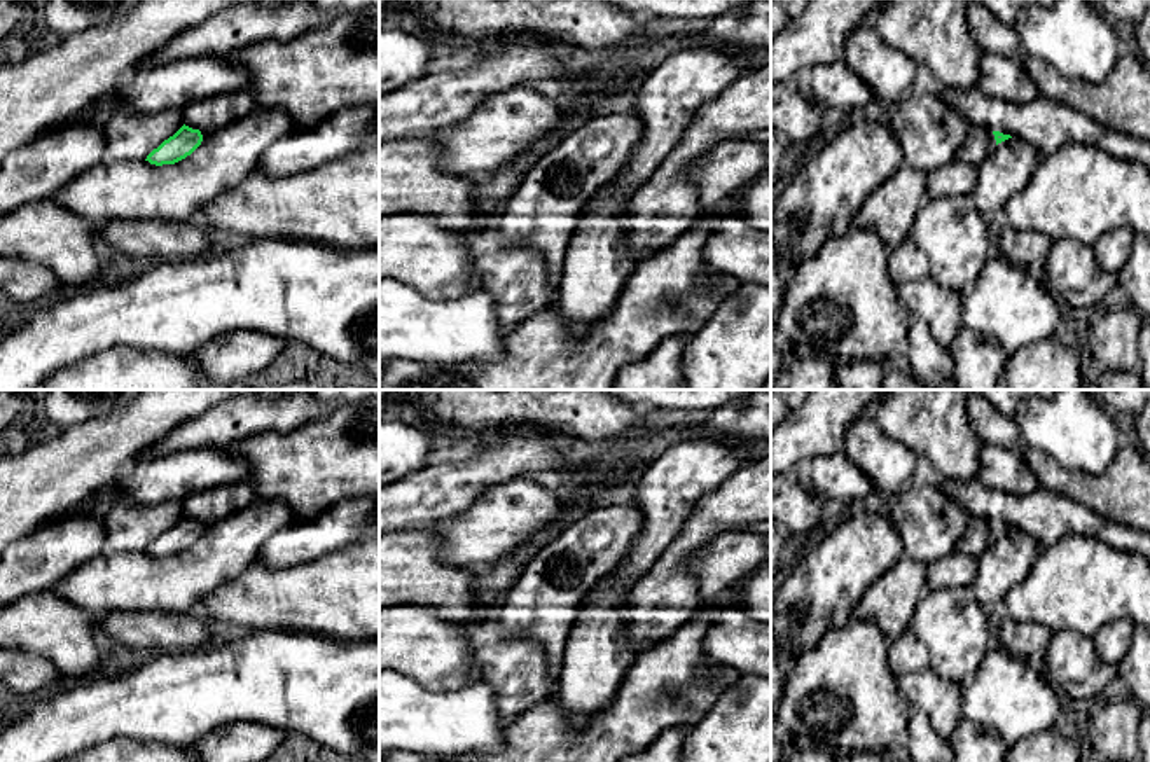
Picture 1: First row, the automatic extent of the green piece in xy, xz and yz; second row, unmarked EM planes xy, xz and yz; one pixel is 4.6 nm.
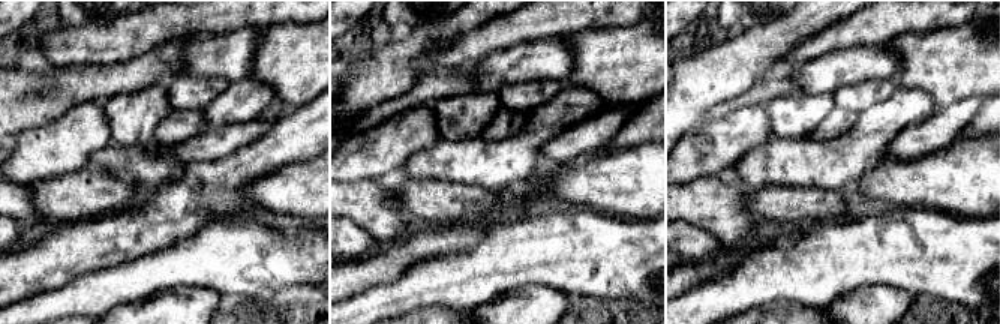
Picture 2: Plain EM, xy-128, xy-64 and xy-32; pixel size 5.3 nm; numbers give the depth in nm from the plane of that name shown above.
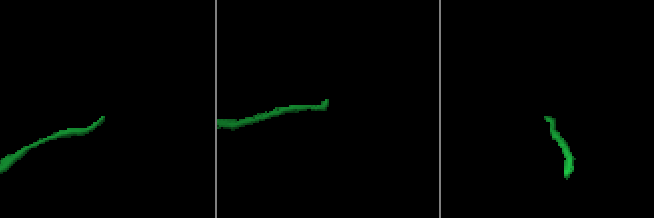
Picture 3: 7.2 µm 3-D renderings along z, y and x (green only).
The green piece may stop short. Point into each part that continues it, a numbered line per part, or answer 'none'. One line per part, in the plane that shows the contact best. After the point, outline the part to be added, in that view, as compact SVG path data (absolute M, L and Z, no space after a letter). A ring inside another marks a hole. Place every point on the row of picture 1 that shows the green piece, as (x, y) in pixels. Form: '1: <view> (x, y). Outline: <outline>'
1: yz (979, 142). Outline: M970 124L958 159L979 166L993 150L996 140L991 129Z

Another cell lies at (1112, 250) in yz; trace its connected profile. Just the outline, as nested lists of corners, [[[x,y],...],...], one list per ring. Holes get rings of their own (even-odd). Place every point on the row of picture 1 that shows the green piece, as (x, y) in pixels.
[[[1119,227],[1103,234],[1092,245],[1099,267],[1108,273],[1119,273],[1131,255],[1134,236],[1134,231],[1127,227]]]

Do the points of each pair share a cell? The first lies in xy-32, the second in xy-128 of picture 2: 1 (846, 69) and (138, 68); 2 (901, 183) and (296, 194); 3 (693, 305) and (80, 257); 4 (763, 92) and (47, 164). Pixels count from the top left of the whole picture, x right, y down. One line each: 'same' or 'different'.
1: different
2: same
3: different
4: different

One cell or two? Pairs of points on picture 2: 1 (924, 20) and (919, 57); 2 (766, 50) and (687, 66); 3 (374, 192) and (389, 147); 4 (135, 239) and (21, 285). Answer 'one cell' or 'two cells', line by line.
1: two cells
2: one cell
3: two cells
4: one cell

